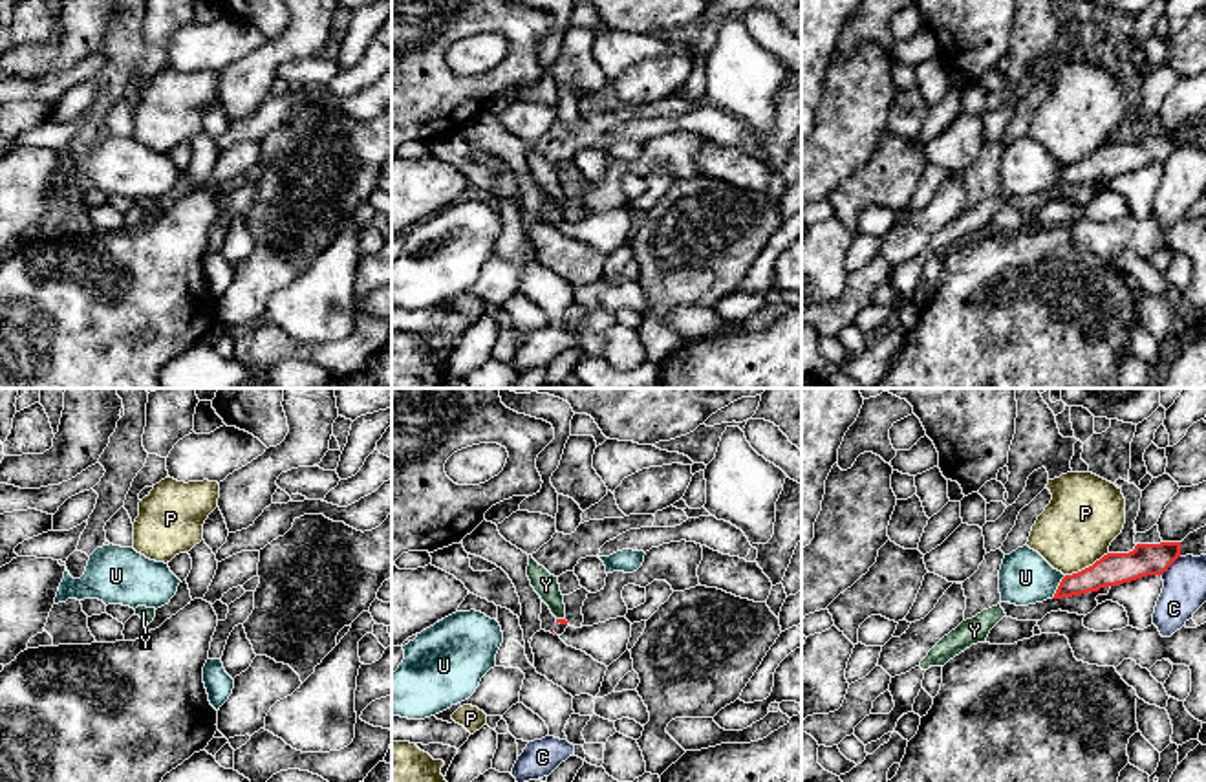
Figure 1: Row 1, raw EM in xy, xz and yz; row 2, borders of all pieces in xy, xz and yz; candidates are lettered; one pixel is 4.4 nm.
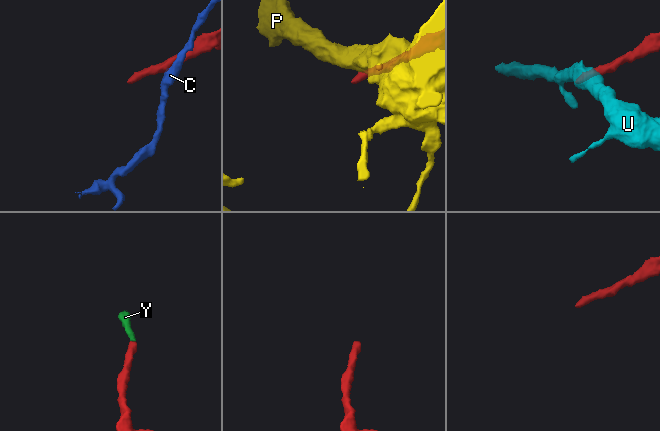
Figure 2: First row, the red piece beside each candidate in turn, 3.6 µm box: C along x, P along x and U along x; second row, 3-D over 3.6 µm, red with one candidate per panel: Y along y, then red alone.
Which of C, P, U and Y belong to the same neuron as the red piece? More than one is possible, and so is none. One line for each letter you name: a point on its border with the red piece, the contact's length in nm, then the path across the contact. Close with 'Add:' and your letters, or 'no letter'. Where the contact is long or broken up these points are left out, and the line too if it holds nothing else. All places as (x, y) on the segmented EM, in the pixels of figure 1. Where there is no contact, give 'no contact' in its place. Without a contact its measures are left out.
Y: meets red in xz at (560, 619); contact 40 nm long; runs through xz (562, 621), (560, 619), (555, 599), (546, 585)
Add: Y

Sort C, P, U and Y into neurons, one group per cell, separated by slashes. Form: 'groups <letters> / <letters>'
groups C / P / U / Y

